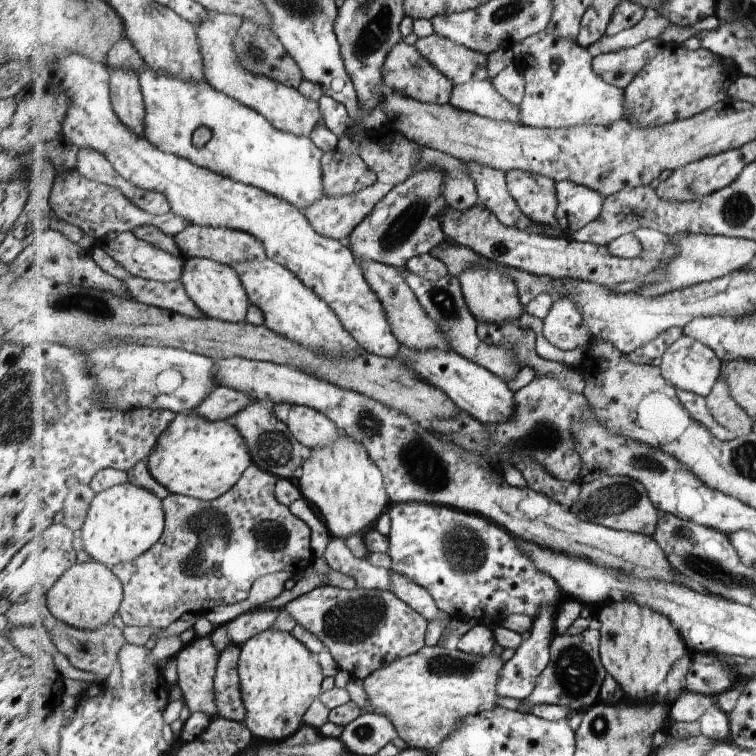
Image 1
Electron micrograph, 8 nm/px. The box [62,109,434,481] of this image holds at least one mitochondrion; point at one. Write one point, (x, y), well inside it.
(403, 227)

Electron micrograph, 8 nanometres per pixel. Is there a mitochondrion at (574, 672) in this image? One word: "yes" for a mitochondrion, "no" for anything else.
yes

